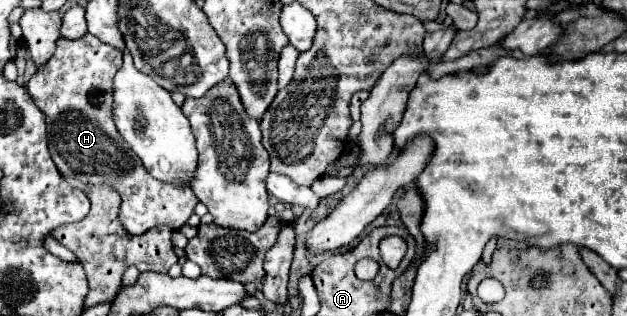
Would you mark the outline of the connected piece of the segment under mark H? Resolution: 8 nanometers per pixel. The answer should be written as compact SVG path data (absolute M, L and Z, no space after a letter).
M91 33L73 41L59 39L53 57L45 65L39 65L35 75L29 79L27 91L33 97L35 105L47 117L49 153L63 177L89 185L109 185L117 189L117 193L121 195L119 221L131 235L141 235L157 225L179 229L193 215L193 209L199 201L195 193L189 189L189 185L179 185L179 187L165 185L163 181L149 177L147 169L141 165L141 159L129 149L129 145L125 145L123 137L117 133L113 121L113 77L121 67L121 63L123 63L123 53L119 49L113 49L111 45L105 45L103 41L97 41L97 37L93 37Z

